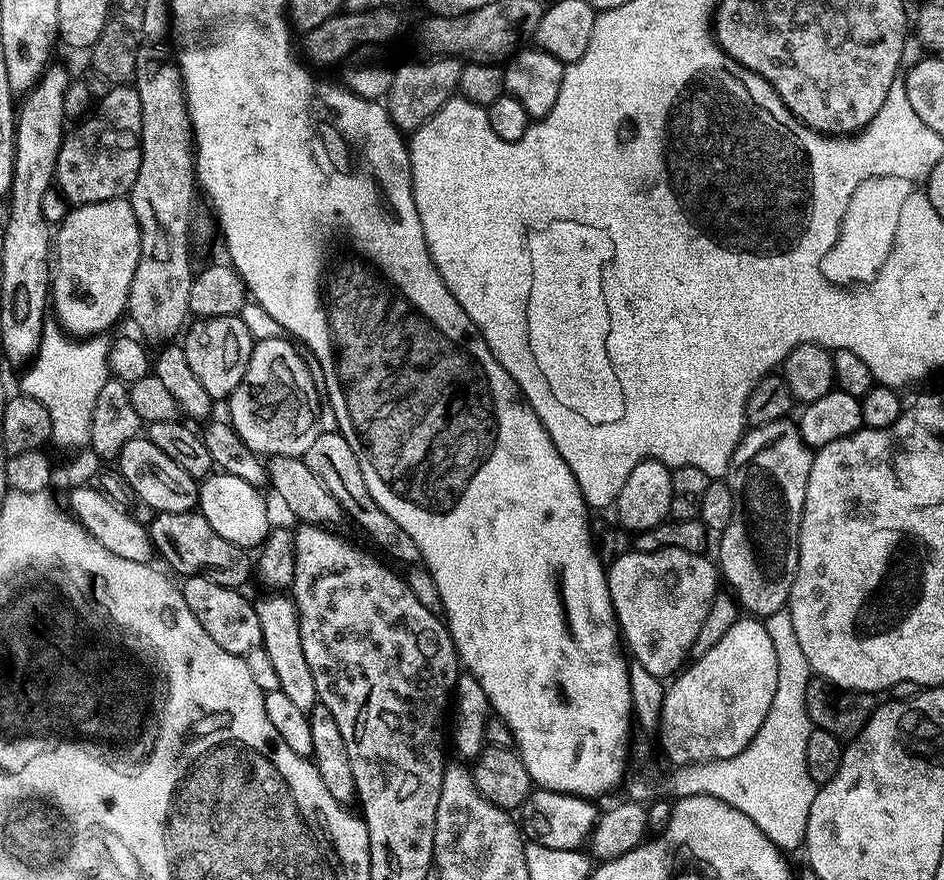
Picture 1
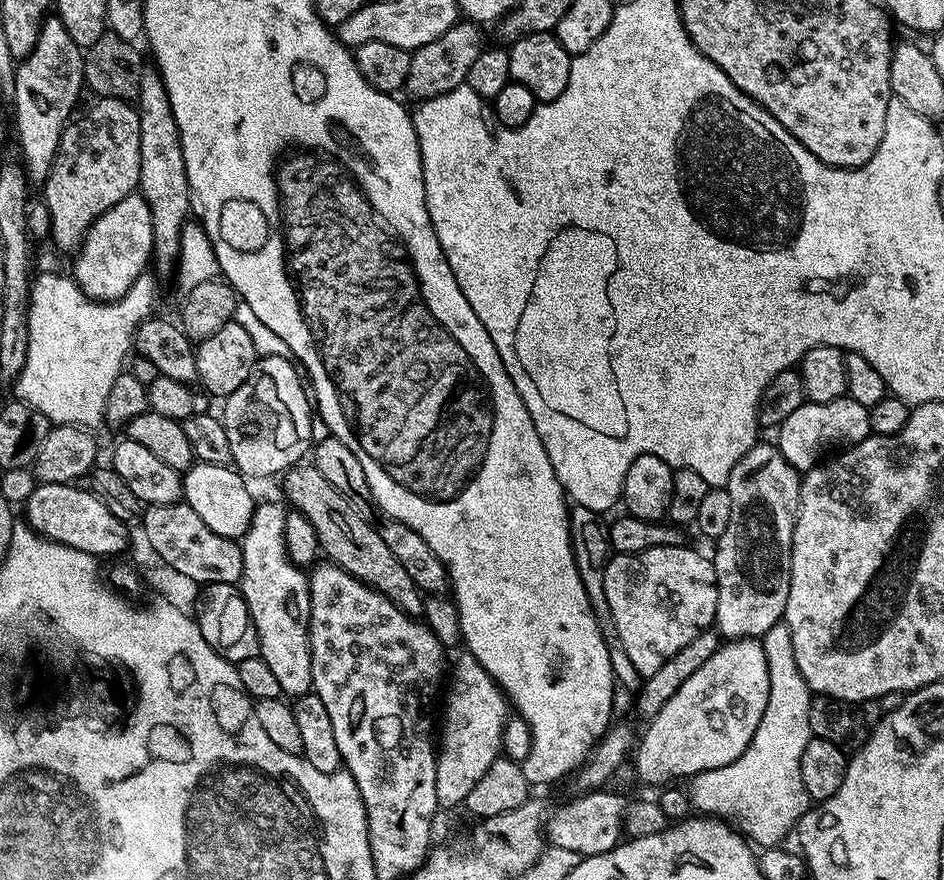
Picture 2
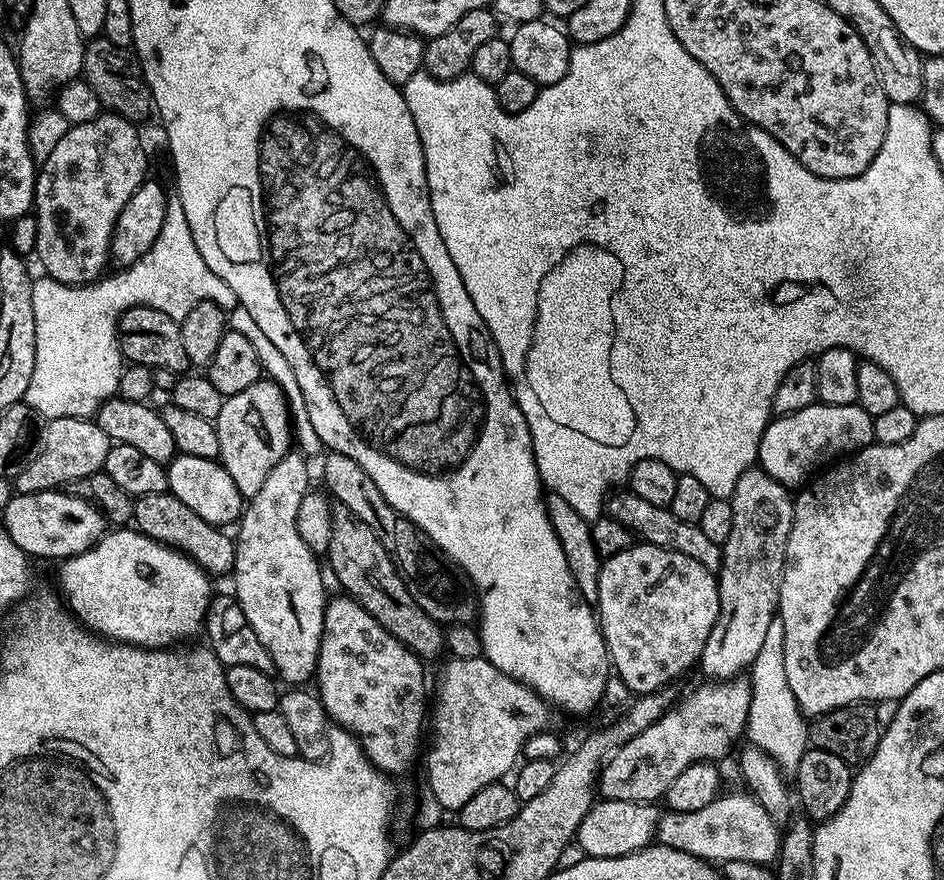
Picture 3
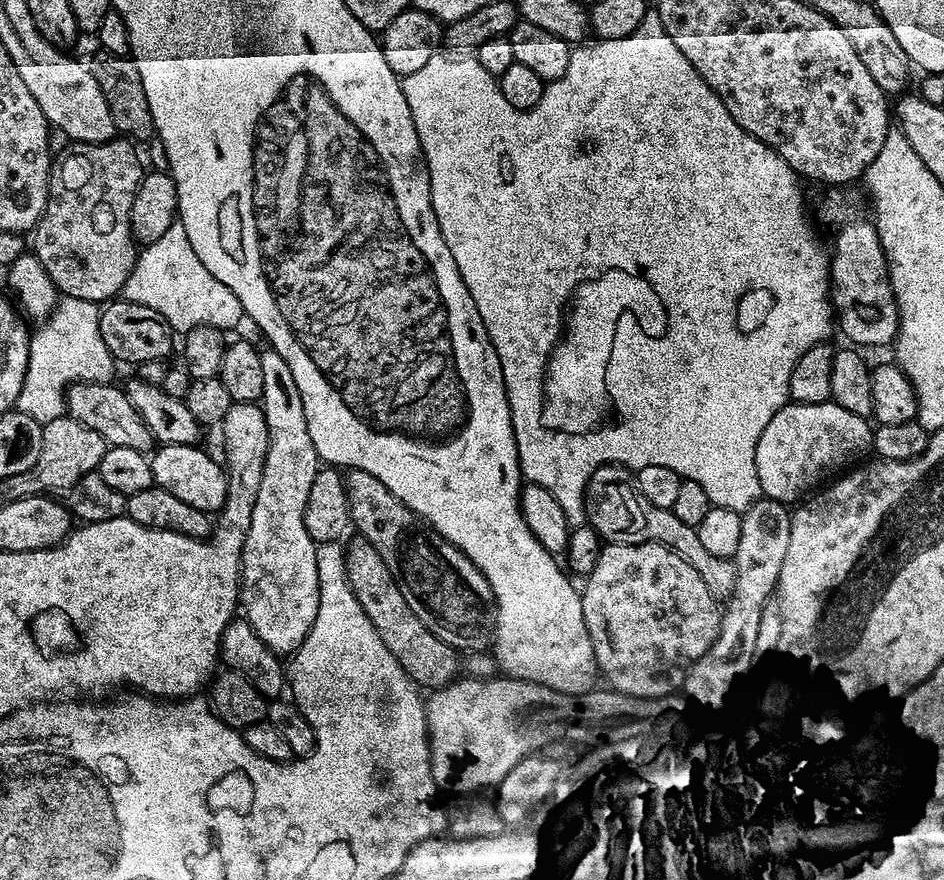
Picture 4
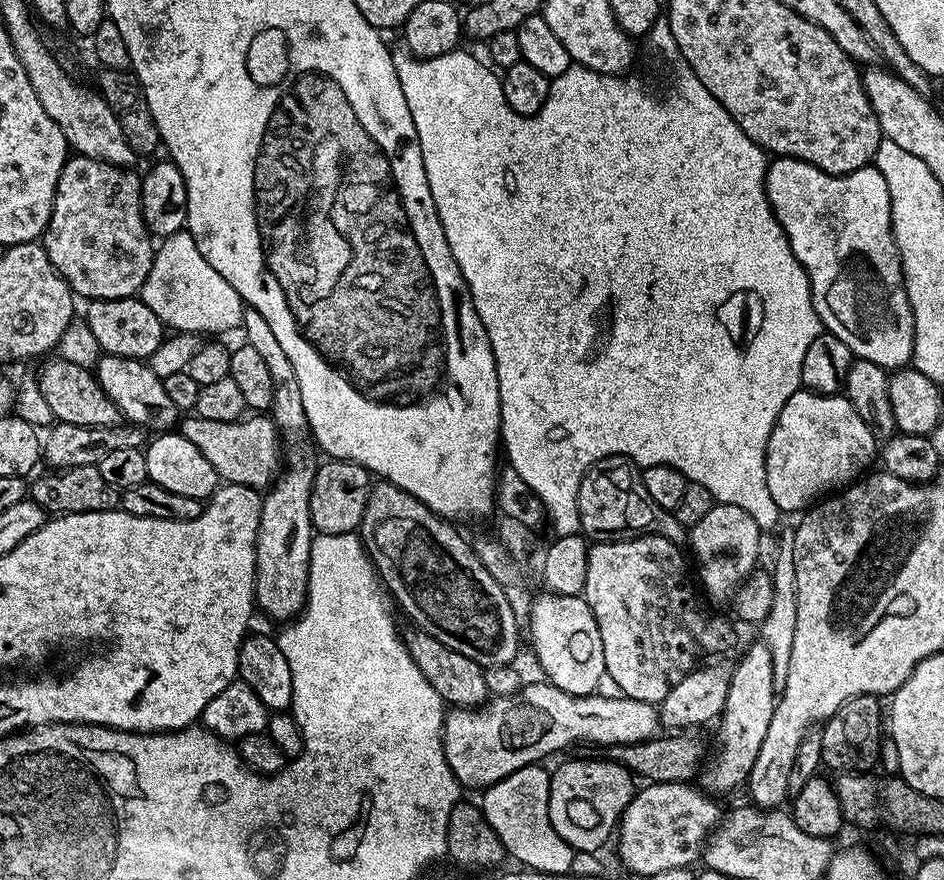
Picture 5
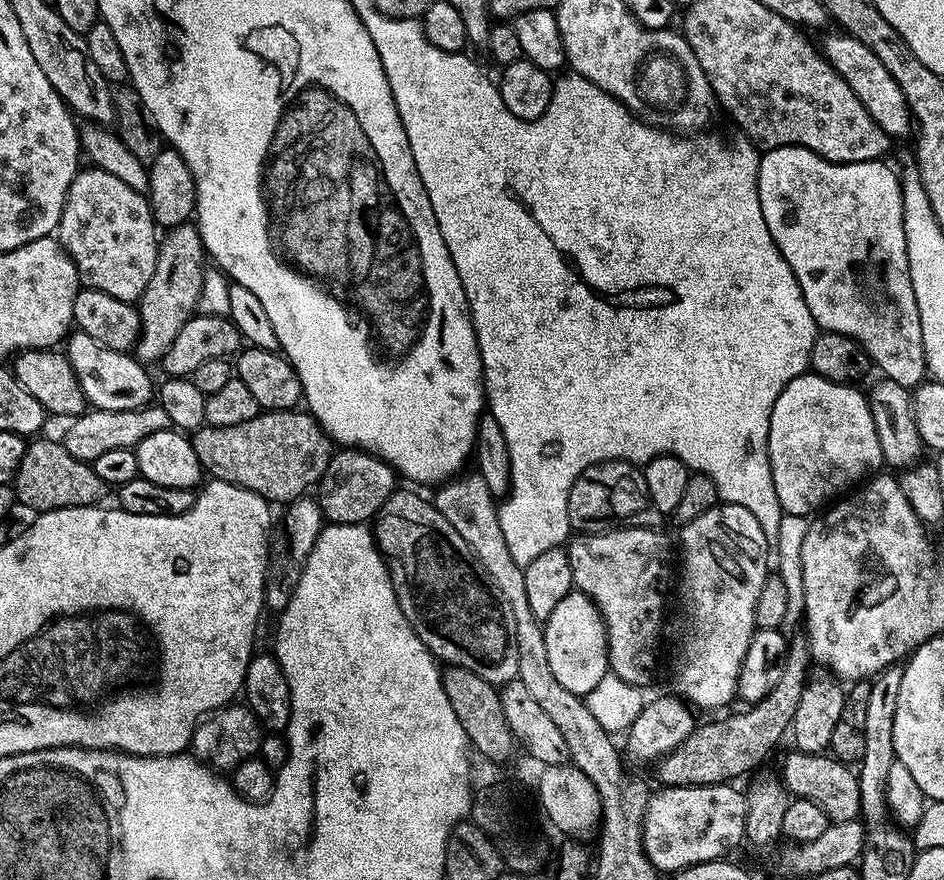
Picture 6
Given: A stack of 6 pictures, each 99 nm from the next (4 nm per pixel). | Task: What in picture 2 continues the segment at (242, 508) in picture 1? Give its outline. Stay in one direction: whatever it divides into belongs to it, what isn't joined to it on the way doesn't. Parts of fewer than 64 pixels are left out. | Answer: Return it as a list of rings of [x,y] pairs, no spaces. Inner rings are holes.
[[[193,463],[183,473],[183,503],[190,505],[194,514],[214,530],[214,534],[222,534],[226,538],[239,541],[252,521],[252,513],[256,511],[257,501],[252,500],[252,492],[248,489],[249,481],[236,471],[235,467],[222,464]]]

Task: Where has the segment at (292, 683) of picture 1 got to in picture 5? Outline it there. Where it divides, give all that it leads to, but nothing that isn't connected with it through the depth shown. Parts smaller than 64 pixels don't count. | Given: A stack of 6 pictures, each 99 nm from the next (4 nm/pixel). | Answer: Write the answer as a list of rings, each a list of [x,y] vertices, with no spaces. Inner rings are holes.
[[[245,307],[243,332],[243,339],[258,350],[270,370],[270,378],[274,378],[276,383],[270,417],[286,441],[282,452],[286,467],[267,489],[260,506],[260,525],[256,531],[256,608],[272,620],[288,622],[303,613],[308,597],[308,567],[314,535],[310,518],[310,490],[316,477],[318,459],[309,440],[308,419],[302,410],[302,394],[298,390],[298,374],[294,374],[294,366],[290,366],[290,358],[282,354],[282,346],[274,330],[270,330],[266,318],[262,318],[258,310]]]

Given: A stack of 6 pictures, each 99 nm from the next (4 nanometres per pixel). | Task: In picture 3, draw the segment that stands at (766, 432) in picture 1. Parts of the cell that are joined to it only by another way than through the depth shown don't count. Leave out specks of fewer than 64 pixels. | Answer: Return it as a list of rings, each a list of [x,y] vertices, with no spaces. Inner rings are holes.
[[[759,466],[747,468],[742,478],[738,478],[738,486],[734,486],[730,503],[734,510],[734,526],[730,526],[730,538],[726,538],[726,542],[722,545],[718,573],[720,609],[714,622],[714,630],[710,630],[710,638],[706,638],[706,646],[698,661],[698,668],[708,675],[705,677],[709,681],[739,677],[745,670],[751,669],[754,658],[758,658],[758,650],[762,650],[762,642],[766,639],[766,630],[770,627],[770,622],[778,616],[786,542],[792,529],[794,500],[789,489],[774,478],[770,478],[770,474],[766,474]]]

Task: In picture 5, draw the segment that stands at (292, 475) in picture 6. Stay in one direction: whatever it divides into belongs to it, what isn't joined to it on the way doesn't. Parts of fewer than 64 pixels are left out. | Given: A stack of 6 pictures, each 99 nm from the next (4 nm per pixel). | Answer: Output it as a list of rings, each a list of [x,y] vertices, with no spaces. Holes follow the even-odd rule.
[[[190,414],[179,421],[178,431],[205,455],[207,462],[225,483],[264,490],[275,481],[279,473],[282,464],[282,438],[269,415],[254,414],[230,423],[211,421],[210,418]]]

